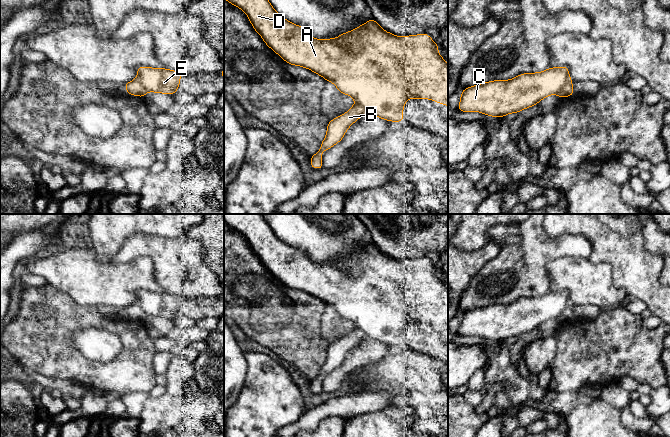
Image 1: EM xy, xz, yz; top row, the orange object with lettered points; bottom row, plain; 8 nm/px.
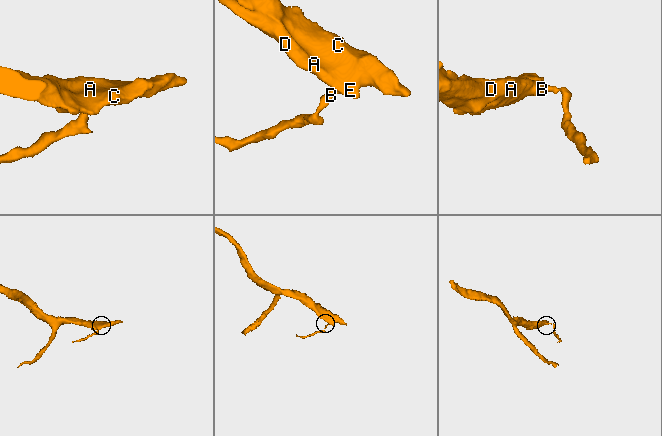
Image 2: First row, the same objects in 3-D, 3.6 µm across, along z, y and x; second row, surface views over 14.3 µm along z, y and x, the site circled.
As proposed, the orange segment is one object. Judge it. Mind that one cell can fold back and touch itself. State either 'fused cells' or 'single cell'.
fused cells

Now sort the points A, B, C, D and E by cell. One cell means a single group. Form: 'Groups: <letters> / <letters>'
Groups: A C D E / B

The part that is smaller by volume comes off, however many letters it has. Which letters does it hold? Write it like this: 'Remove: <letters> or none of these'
Remove: B

